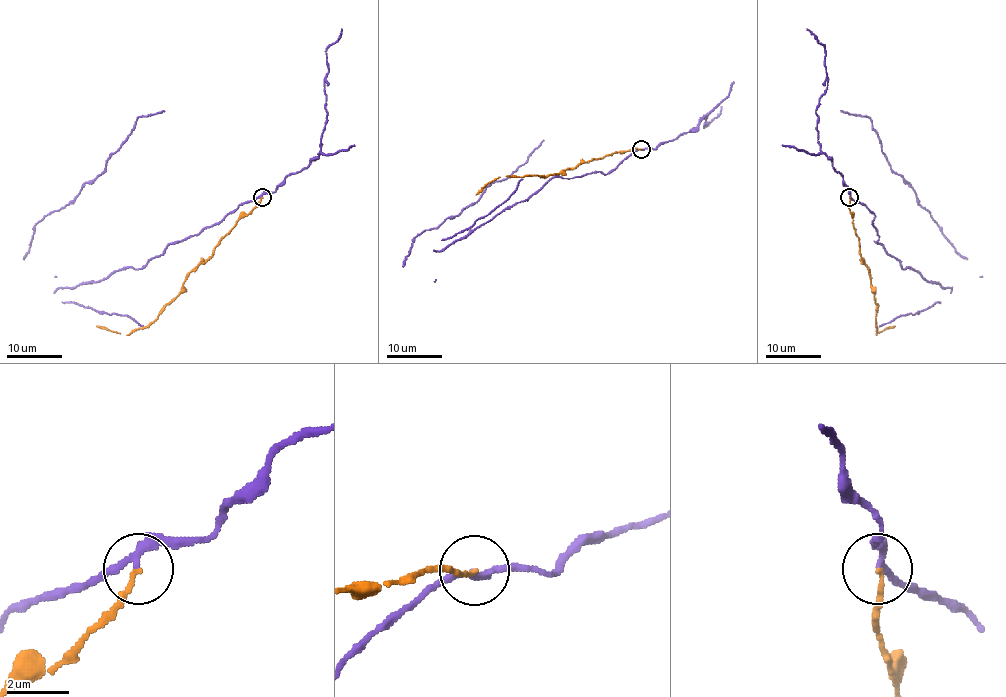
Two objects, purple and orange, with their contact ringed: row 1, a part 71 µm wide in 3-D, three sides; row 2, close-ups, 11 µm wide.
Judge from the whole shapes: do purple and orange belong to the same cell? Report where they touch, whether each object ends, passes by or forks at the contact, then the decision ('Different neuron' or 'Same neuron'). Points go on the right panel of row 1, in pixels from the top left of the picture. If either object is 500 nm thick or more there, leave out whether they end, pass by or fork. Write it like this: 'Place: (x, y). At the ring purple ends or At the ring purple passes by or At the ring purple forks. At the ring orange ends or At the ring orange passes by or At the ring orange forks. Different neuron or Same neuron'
Place: (849, 197). At the ring purple passes by. At the ring orange ends. Different neuron

